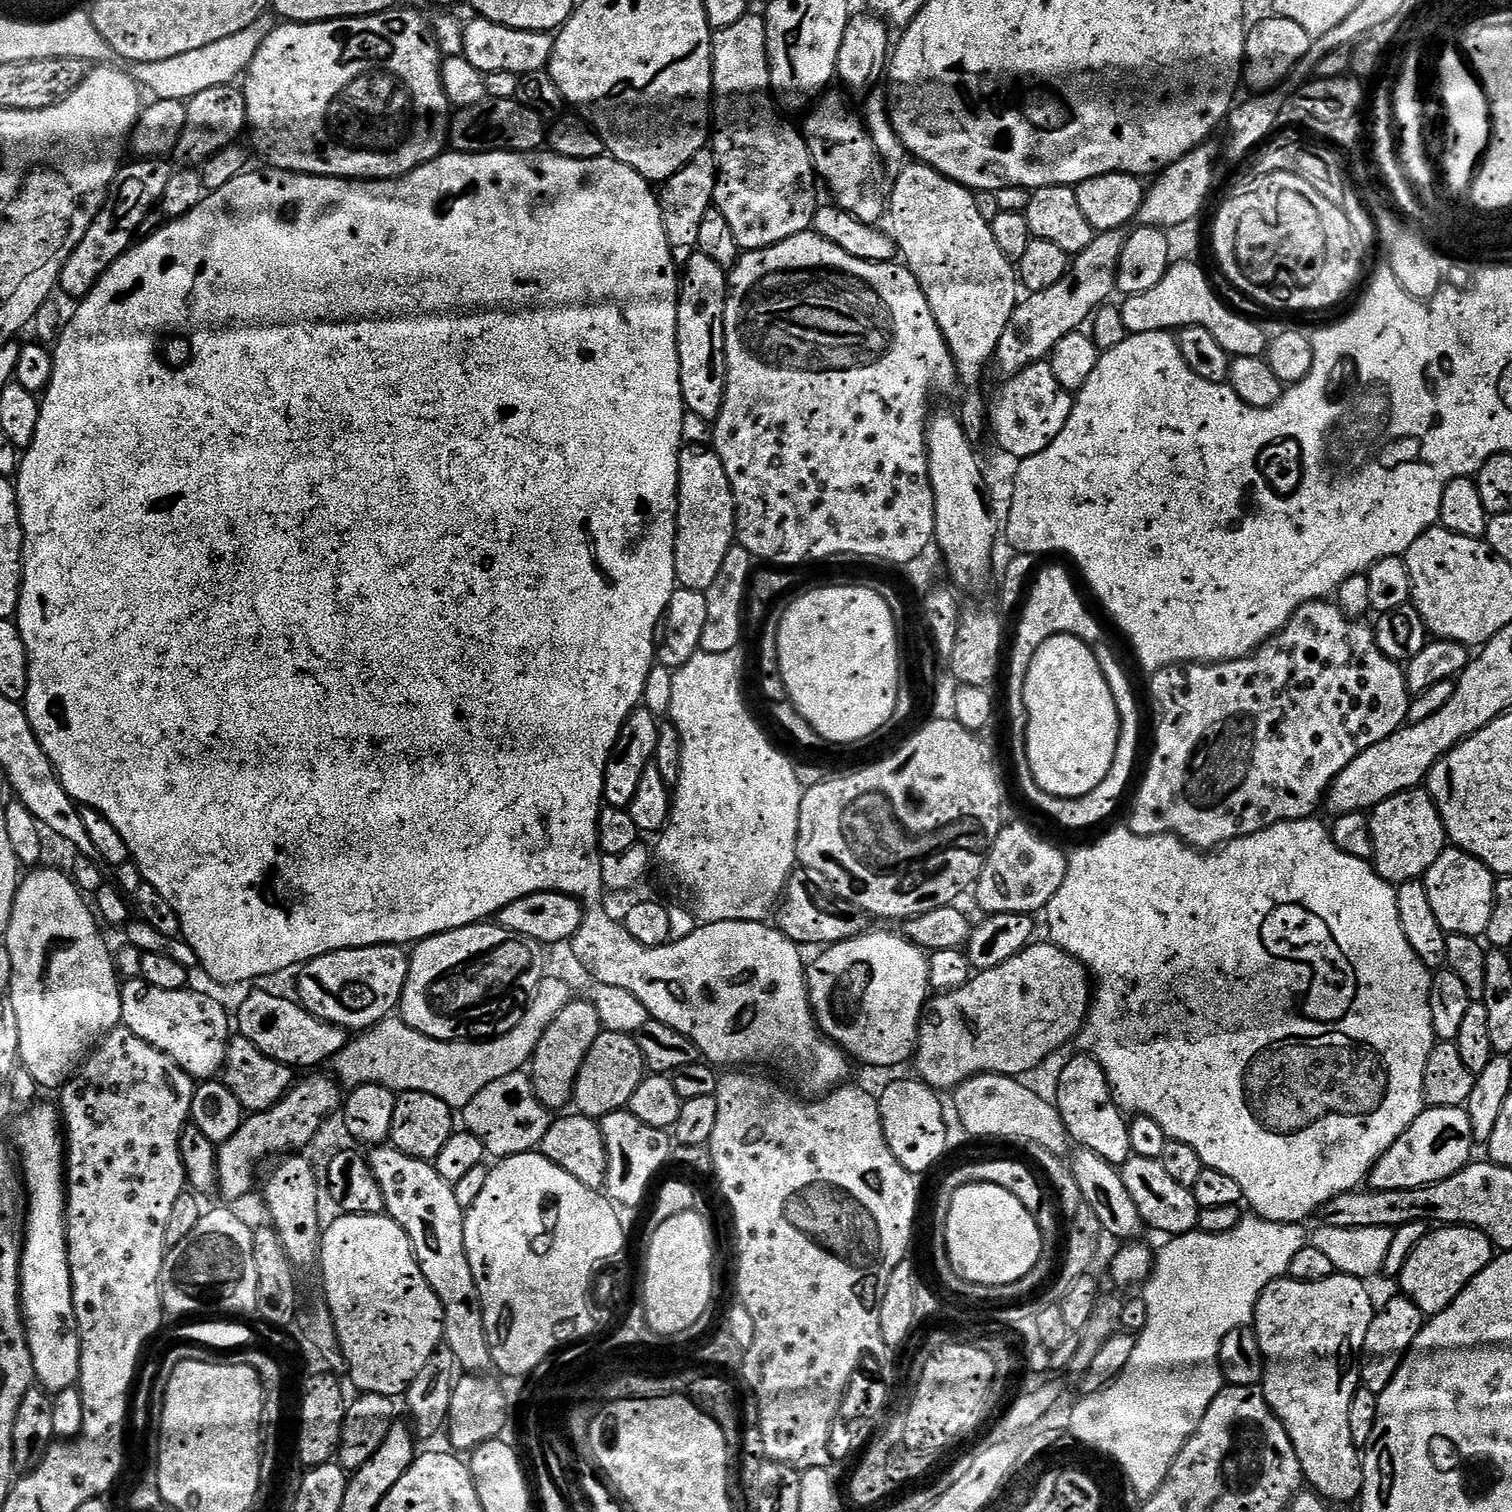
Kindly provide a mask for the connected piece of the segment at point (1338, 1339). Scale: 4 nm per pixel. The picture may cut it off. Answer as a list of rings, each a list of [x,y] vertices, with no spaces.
[[[1333,1274],[1318,1282],[1302,1282],[1291,1278],[1281,1278],[1270,1282],[1266,1286],[1266,1290],[1262,1290],[1262,1294],[1256,1303],[1256,1315],[1254,1317],[1256,1337],[1262,1346],[1262,1354],[1264,1355],[1262,1391],[1266,1402],[1272,1407],[1274,1415],[1282,1422],[1282,1426],[1294,1446],[1294,1454],[1298,1454],[1298,1462],[1302,1466],[1302,1474],[1304,1475],[1303,1483],[1317,1496],[1321,1496],[1323,1500],[1329,1501],[1336,1506],[1348,1504],[1351,1500],[1352,1503],[1359,1501],[1360,1491],[1364,1485],[1362,1456],[1357,1449],[1354,1438],[1350,1438],[1350,1402],[1354,1398],[1357,1388],[1361,1387],[1358,1357],[1363,1353],[1366,1330],[1370,1330],[1370,1322],[1374,1315],[1372,1296],[1368,1293],[1368,1288],[1364,1284],[1367,1283],[1361,1277],[1345,1276],[1343,1274]]]

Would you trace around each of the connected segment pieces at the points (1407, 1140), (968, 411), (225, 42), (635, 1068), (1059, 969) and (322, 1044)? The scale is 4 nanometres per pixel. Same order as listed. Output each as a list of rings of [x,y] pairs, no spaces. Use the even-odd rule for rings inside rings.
[[[1425,1107],[1394,1142],[1394,1146],[1390,1146],[1390,1150],[1376,1159],[1376,1165],[1370,1173],[1371,1187],[1377,1192],[1389,1192],[1437,1184],[1439,1180],[1450,1178],[1458,1174],[1458,1170],[1473,1163],[1472,1148],[1472,1127],[1464,1108]]]
[[[919,162],[905,164],[902,174],[894,178],[893,184],[896,185],[890,188],[890,235],[896,242],[903,263],[916,275],[918,286],[922,286],[922,294],[926,294],[926,302],[930,302],[930,310],[952,352],[959,385],[966,390],[962,406],[958,408],[960,424],[967,440],[976,446],[986,436],[986,404],[980,392],[982,378],[984,371],[993,363],[998,338],[1002,338],[1002,330],[1006,330],[1006,322],[1010,322],[1010,314],[1014,314],[1016,309],[1018,272],[1013,261],[1008,260],[1002,250],[998,250],[992,225],[978,211],[973,189],[964,188],[929,164]]]
[[[265,14],[259,16],[250,26],[246,26],[246,30],[238,30],[238,34],[230,34],[230,38],[221,38],[218,42],[210,42],[210,46],[202,46],[198,50],[189,50],[187,54],[177,54],[175,58],[166,58],[162,62],[146,62],[145,64],[132,64],[130,68],[130,75],[145,93],[153,92],[151,95],[158,100],[183,100],[185,102],[194,98],[194,94],[202,94],[202,90],[214,90],[214,86],[226,86],[227,84],[235,85],[247,73],[250,62],[254,58],[254,54],[258,54],[258,46],[262,46],[264,39],[272,33],[272,29],[278,23],[277,17],[272,14]]]
[[[601,1031],[594,1046],[590,1046],[576,1079],[574,1104],[580,1107],[577,1108],[579,1115],[599,1118],[627,1109],[634,1090],[638,1090],[645,1075],[644,1059],[635,1039],[627,1032]]]
[[[1033,942],[1027,948],[1022,949],[1014,958],[1002,962],[1002,966],[994,966],[985,972],[976,972],[972,979],[968,980],[964,986],[949,992],[942,992],[933,995],[926,1005],[923,1027],[920,1030],[920,1040],[916,1043],[916,1064],[915,1075],[923,1080],[925,1084],[937,1090],[954,1090],[964,1080],[972,1076],[983,1076],[985,1072],[997,1072],[999,1076],[1014,1076],[1017,1078],[1027,1077],[1027,1072],[1032,1072],[1051,1052],[1056,1052],[1068,1039],[1075,1037],[1079,1033],[1084,1020],[1088,1016],[1088,1010],[1092,1007],[1094,995],[1094,984],[1088,975],[1087,968],[1080,961],[1074,959],[1070,954],[1066,954],[1058,945],[1051,942]]]
[[[252,992],[241,1002],[240,1009],[234,1012],[235,1027],[237,1024],[240,1027],[237,1028],[239,1035],[254,1042],[254,1046],[258,1050],[262,1050],[262,1054],[274,1058],[274,1062],[282,1062],[287,1068],[293,1070],[299,1070],[299,1068],[306,1068],[304,1070],[319,1069],[321,1067],[319,1064],[326,1063],[327,1065],[332,1062],[336,1055],[349,1044],[349,1033],[336,1024],[331,1024],[314,1014],[310,1014],[303,1004],[295,999],[292,1000],[287,1000],[284,996],[275,996],[272,992]]]

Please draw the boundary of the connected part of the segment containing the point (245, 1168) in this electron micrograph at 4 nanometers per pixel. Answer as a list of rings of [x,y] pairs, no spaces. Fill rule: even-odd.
[[[312,1072],[300,1079],[285,1093],[274,1107],[264,1112],[251,1113],[232,1138],[228,1138],[217,1149],[217,1187],[218,1194],[230,1203],[242,1196],[251,1195],[256,1182],[258,1166],[268,1154],[277,1156],[304,1150],[321,1128],[324,1120],[342,1104],[341,1087],[333,1077],[326,1077],[322,1072]]]

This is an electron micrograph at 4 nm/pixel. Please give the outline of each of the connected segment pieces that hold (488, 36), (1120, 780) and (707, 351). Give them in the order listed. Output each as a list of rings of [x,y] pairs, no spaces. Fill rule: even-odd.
[[[477,15],[475,19],[464,24],[464,37],[462,38],[463,56],[468,59],[470,66],[474,66],[479,72],[485,74],[505,72],[519,77],[547,69],[554,50],[552,32],[518,30],[510,26],[502,26],[481,15]]]
[[[1113,651],[1110,655],[1104,656],[1100,668],[1104,671],[1106,682],[1114,694],[1114,702],[1120,715],[1120,737],[1114,754],[1114,762],[1110,766],[1110,774],[1106,774],[1106,778],[1102,778],[1102,782],[1098,786],[1094,786],[1094,790],[1090,790],[1090,794],[1069,800],[1054,794],[1046,794],[1046,790],[1042,790],[1042,786],[1038,786],[1038,782],[1030,770],[1028,753],[1020,749],[1020,740],[1010,740],[1012,760],[1016,763],[1016,776],[1020,779],[1020,788],[1024,791],[1025,798],[1038,811],[1045,812],[1050,819],[1057,820],[1064,828],[1092,828],[1095,824],[1110,819],[1115,814],[1116,807],[1119,806],[1120,799],[1123,798],[1124,791],[1128,788],[1128,783],[1132,780],[1132,771],[1136,768],[1136,755],[1140,752],[1140,704],[1136,701],[1132,680],[1118,660],[1117,653]]]
[[[696,251],[690,262],[683,265],[680,281],[680,301],[678,302],[678,366],[682,382],[684,407],[700,420],[715,422],[724,405],[724,391],[728,385],[728,367],[726,366],[726,302],[728,301],[729,273],[710,254]]]

